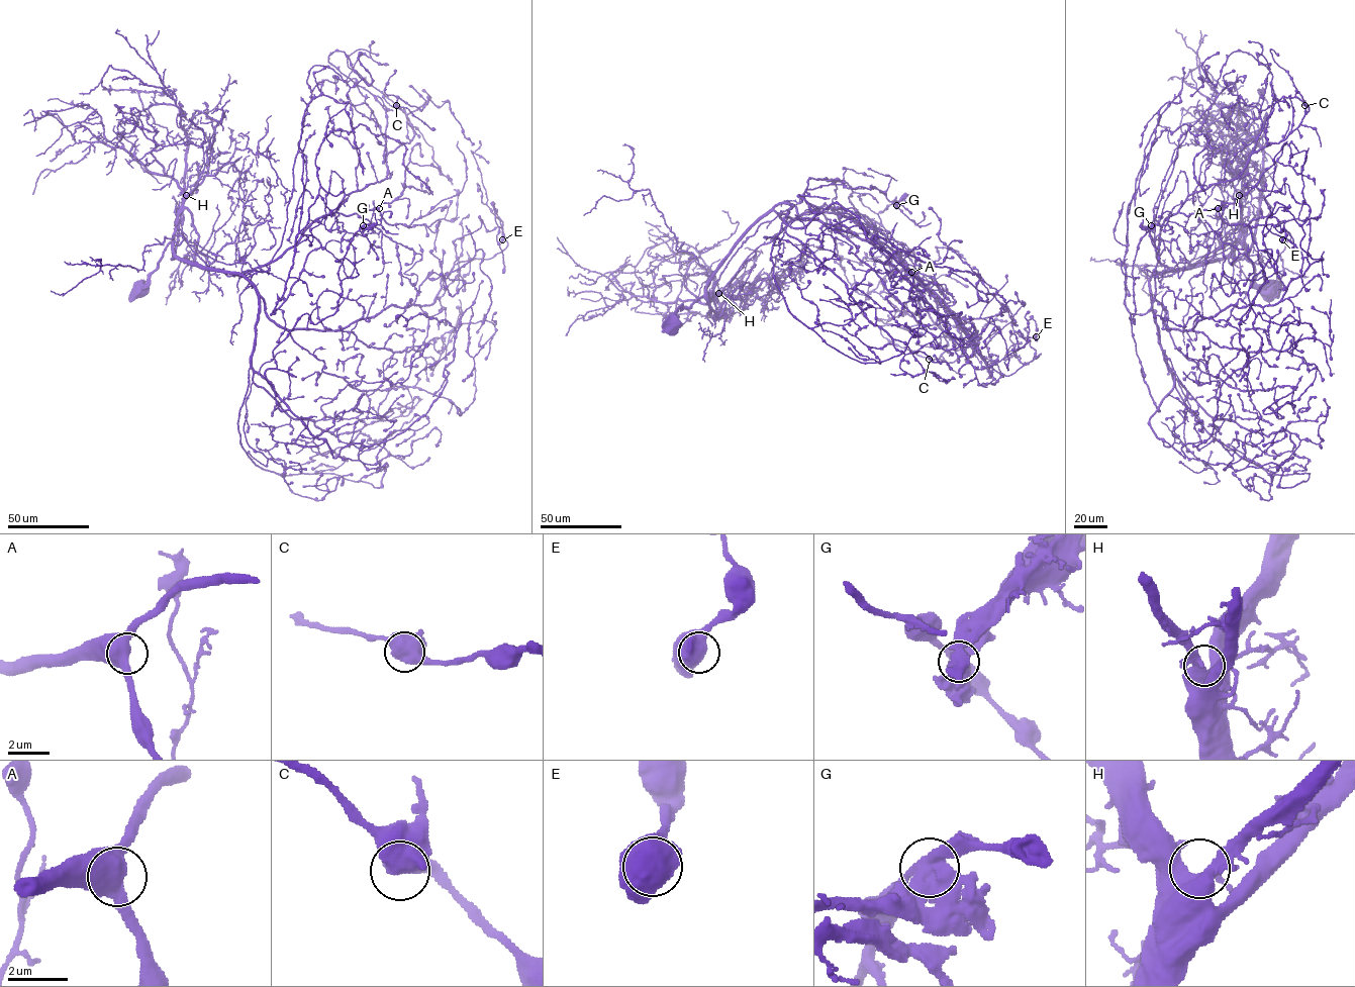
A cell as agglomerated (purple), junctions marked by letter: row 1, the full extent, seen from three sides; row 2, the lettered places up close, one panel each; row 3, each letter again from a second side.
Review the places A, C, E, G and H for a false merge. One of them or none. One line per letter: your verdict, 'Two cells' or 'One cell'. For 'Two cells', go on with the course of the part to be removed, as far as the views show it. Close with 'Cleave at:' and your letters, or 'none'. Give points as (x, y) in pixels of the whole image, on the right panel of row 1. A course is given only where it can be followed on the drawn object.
A: One cell
C: One cell
E: One cell
G: Two cells. Course of the part to remove: (1151, 225), (1142, 225), (1142, 213)
H: One cell
Cleave at: G

